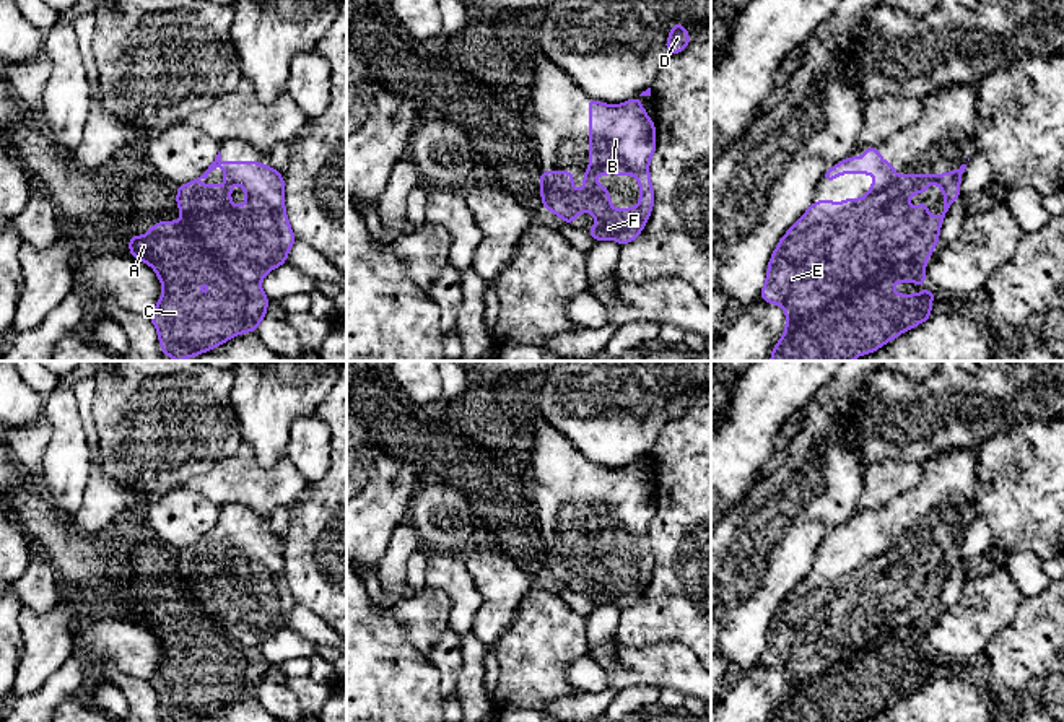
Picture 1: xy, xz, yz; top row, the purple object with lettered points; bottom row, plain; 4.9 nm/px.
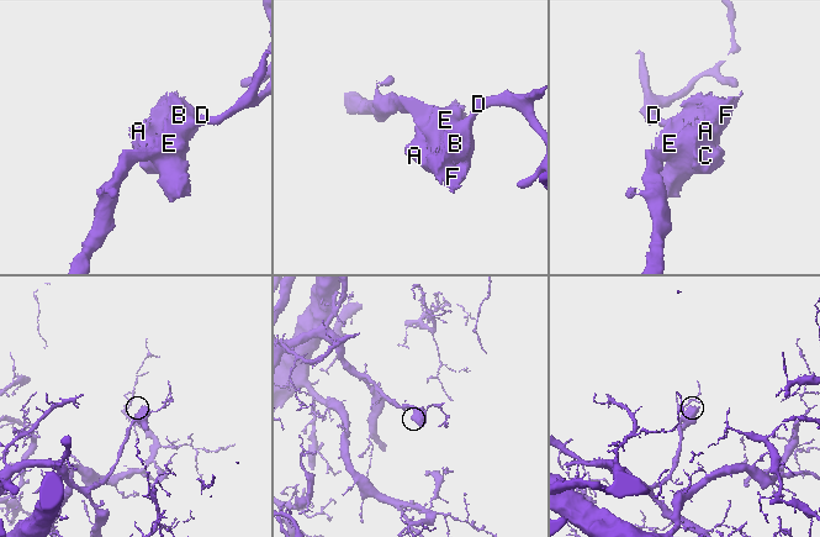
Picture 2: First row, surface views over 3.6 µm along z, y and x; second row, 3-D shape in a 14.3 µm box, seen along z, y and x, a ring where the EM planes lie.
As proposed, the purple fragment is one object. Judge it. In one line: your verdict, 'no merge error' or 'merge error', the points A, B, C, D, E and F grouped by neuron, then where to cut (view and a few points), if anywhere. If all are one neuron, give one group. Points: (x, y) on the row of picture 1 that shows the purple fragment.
no merge error | A B C D E F | no cut

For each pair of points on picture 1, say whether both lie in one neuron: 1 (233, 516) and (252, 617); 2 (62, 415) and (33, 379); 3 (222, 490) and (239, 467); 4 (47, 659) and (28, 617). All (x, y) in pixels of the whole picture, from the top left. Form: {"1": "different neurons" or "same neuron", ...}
{"1": "same neuron", "2": "different neurons", "3": "same neuron", "4": "same neuron"}

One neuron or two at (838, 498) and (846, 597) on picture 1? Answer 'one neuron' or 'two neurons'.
two neurons

